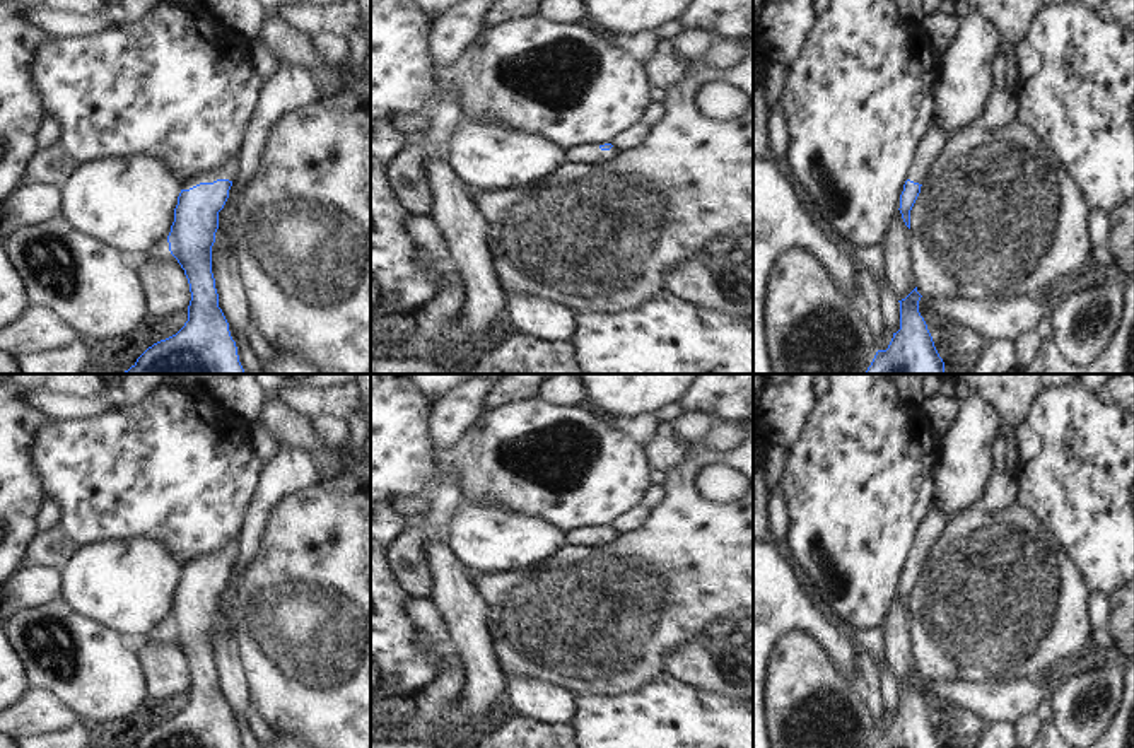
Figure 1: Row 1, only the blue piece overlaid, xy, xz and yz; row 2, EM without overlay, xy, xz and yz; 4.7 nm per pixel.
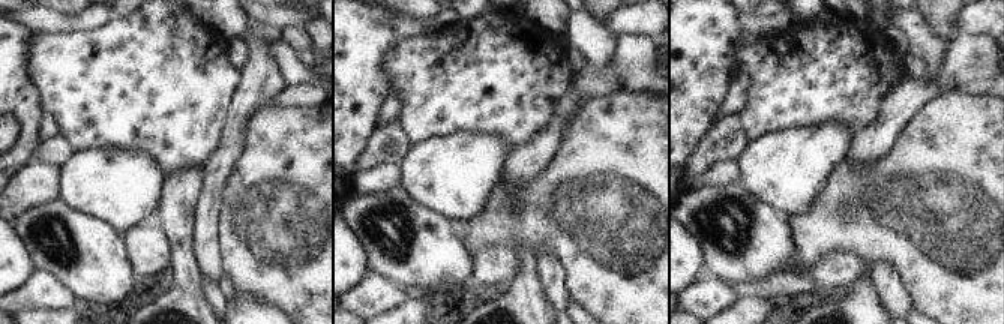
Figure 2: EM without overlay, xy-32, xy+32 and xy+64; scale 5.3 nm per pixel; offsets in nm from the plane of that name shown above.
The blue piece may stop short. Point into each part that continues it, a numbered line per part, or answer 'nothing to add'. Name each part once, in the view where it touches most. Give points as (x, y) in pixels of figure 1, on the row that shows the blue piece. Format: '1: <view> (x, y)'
1: xy (229, 173)

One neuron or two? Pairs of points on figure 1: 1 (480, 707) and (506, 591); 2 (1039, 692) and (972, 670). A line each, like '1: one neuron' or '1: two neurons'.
1: two neurons
2: two neurons

